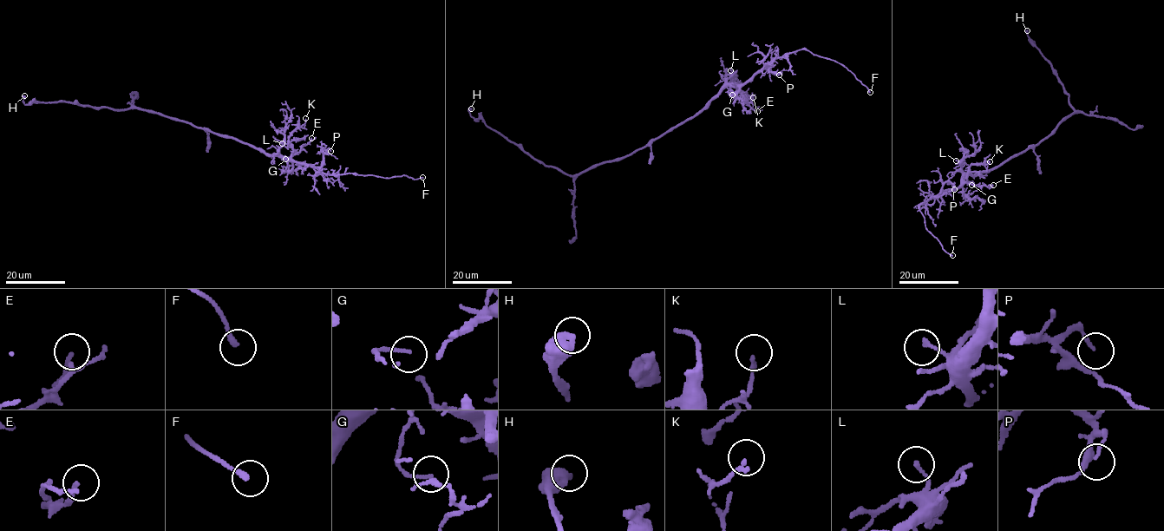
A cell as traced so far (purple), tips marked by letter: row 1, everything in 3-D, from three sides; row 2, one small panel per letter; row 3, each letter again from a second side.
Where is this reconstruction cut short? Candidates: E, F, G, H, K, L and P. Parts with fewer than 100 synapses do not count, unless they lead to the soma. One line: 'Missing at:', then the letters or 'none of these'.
Missing at: F

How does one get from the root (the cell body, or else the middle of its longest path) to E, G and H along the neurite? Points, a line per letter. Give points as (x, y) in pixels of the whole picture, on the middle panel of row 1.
E: (670, 131), (689, 120), (729, 86), (735, 86), (748, 104), (757, 111)
G: (670, 131), (689, 120), (726, 87), (730, 86), (729, 94), (732, 95)
H: (670, 131), (629, 155), (567, 175), (533, 160), (481, 119), (473, 117), (469, 112), (471, 108)

